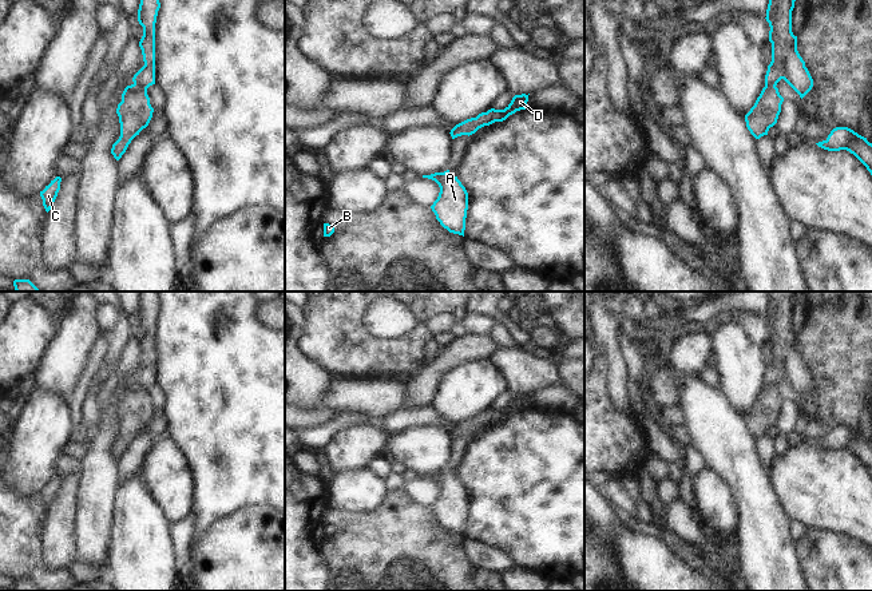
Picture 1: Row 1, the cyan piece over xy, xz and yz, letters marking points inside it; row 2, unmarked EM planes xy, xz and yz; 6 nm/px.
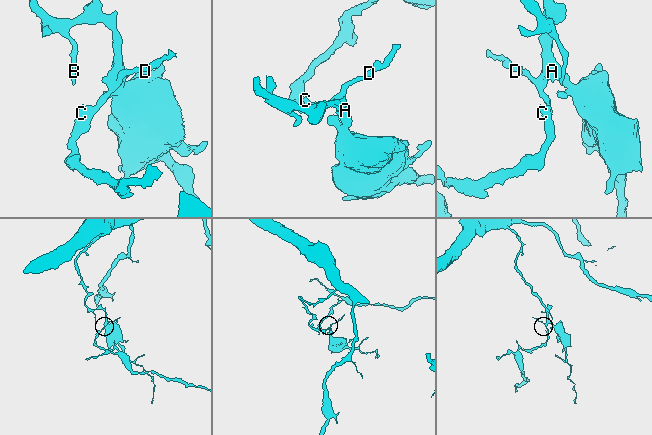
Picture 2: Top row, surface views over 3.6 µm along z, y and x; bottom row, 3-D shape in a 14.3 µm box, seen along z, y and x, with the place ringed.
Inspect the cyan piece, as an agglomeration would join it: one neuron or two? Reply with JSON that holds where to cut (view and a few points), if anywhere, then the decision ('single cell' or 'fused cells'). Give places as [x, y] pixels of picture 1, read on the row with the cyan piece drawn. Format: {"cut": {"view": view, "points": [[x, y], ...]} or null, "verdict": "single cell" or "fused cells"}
{"cut": {"view": "xy", "points": [[134, 83], [146, 90]]}, "verdict": "fused cells"}

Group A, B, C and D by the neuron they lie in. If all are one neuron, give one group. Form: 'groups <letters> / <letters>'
groups A B / C D

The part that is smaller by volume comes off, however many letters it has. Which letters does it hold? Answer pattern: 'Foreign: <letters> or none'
Foreign: C, D

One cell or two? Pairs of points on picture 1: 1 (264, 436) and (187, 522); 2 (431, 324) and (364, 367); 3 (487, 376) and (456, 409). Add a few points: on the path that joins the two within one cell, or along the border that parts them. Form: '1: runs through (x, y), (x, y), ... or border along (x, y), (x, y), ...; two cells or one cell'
1: border along (191, 511), (194, 535); two cells
2: border along (450, 313), (433, 313), (425, 320), (424, 325); two cells
3: runs through (479, 384), (462, 401); one cell

